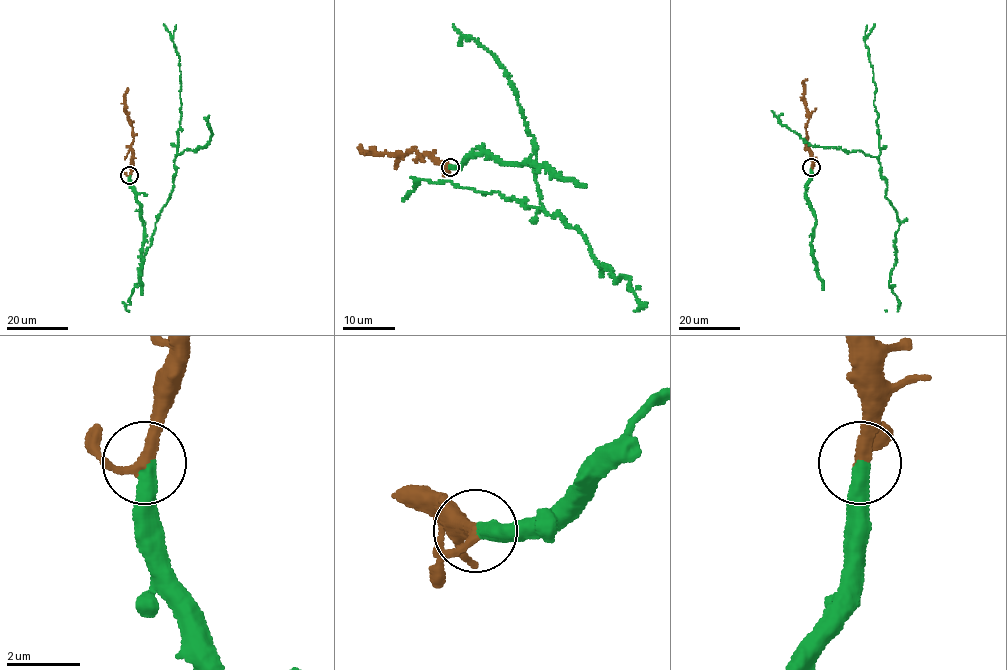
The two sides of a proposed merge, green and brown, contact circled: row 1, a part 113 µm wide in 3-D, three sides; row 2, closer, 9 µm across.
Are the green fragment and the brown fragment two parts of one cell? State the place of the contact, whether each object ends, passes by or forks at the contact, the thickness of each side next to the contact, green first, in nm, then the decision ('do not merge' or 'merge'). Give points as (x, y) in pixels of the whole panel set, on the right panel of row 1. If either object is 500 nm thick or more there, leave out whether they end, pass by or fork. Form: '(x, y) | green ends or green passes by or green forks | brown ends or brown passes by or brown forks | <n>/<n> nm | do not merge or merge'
(811, 167) | green ends | brown passes by | 440/280 nm | merge

